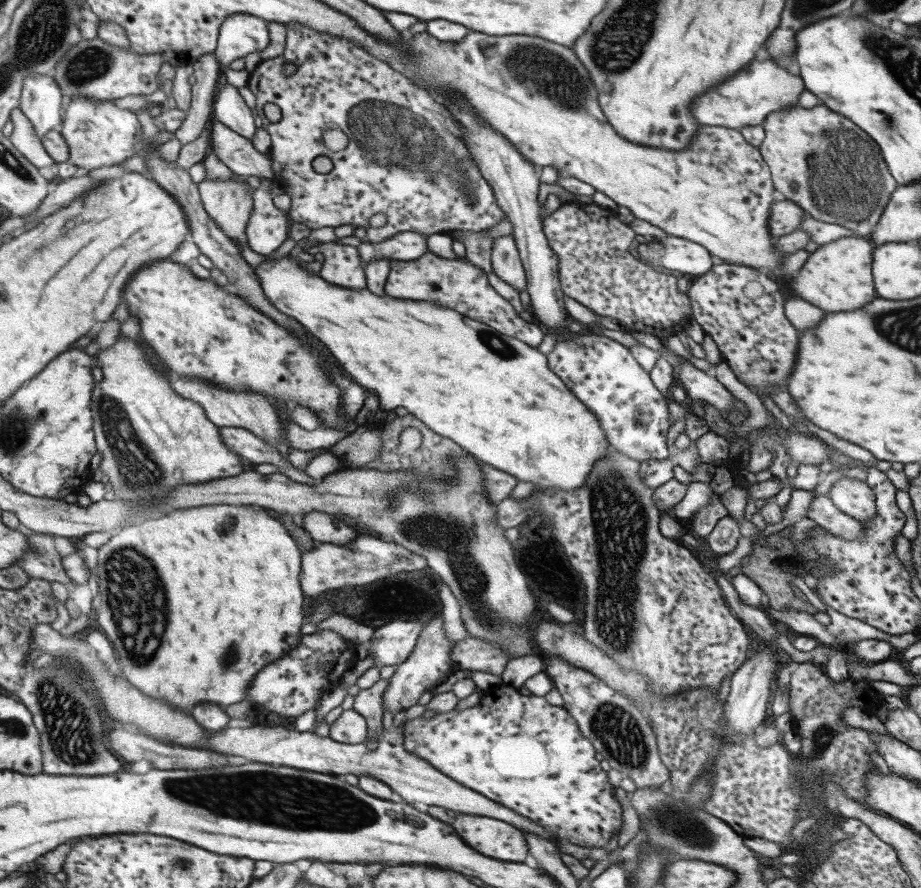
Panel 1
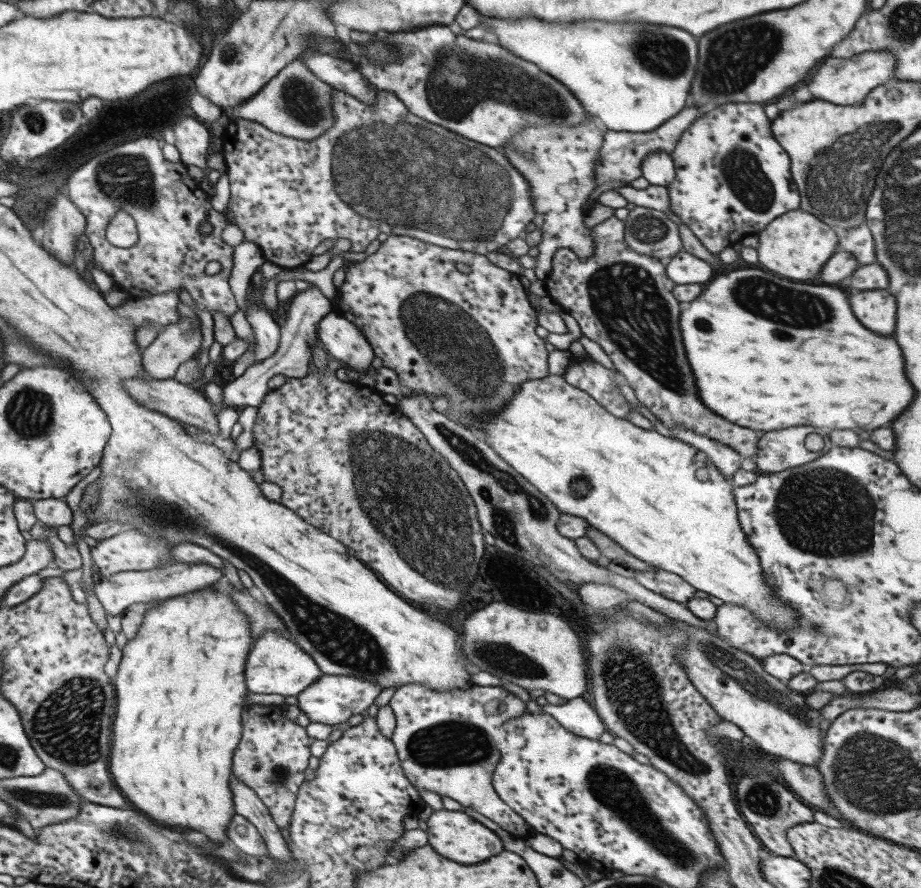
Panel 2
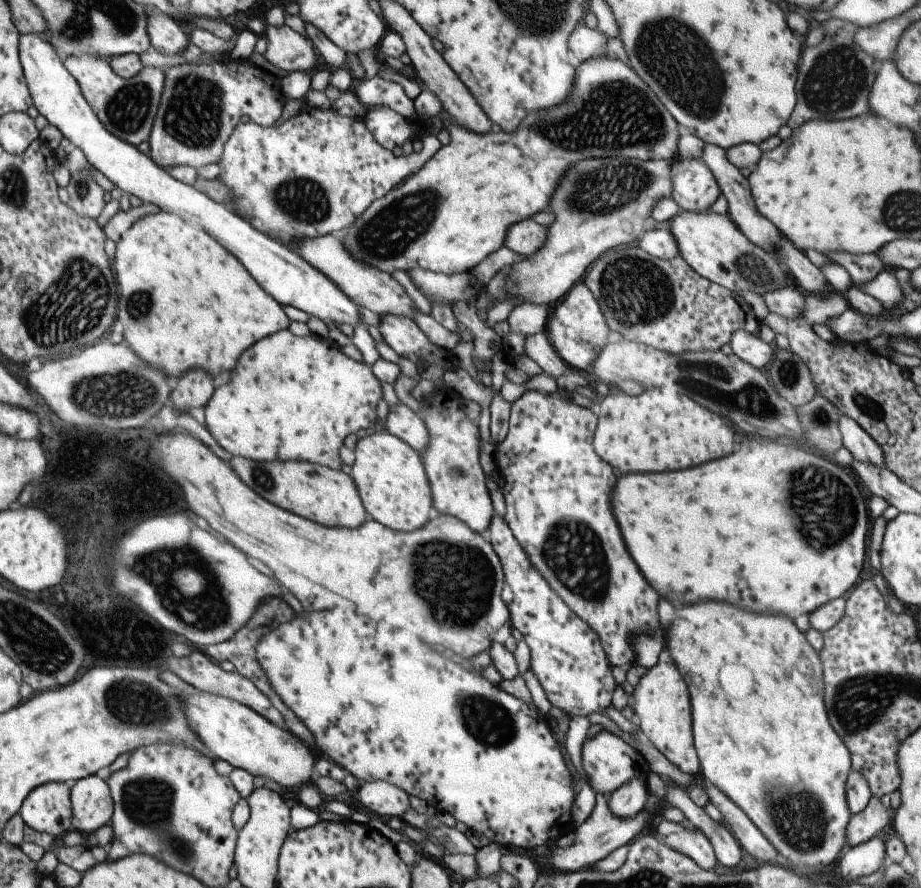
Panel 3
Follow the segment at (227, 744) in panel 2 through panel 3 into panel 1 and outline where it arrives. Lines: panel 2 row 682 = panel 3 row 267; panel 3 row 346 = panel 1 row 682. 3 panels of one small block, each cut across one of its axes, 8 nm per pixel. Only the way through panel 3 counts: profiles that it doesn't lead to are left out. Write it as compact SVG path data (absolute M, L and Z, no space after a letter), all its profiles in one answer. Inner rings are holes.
M201 506L201 508L187 508L177 510L161 520L141 520L126 524L114 536L110 536L105 544L99 546L97 551L97 586L99 587L99 606L97 606L97 626L113 644L117 656L123 664L123 676L139 688L143 694L154 699L159 699L190 714L190 708L200 702L210 702L221 708L246 700L247 682L253 675L263 668L265 664L277 660L281 655L286 655L289 650L299 646L302 634L299 631L304 614L303 594L300 587L300 560L301 551L292 536L283 528L279 520L270 515L268 509L256 506Z

